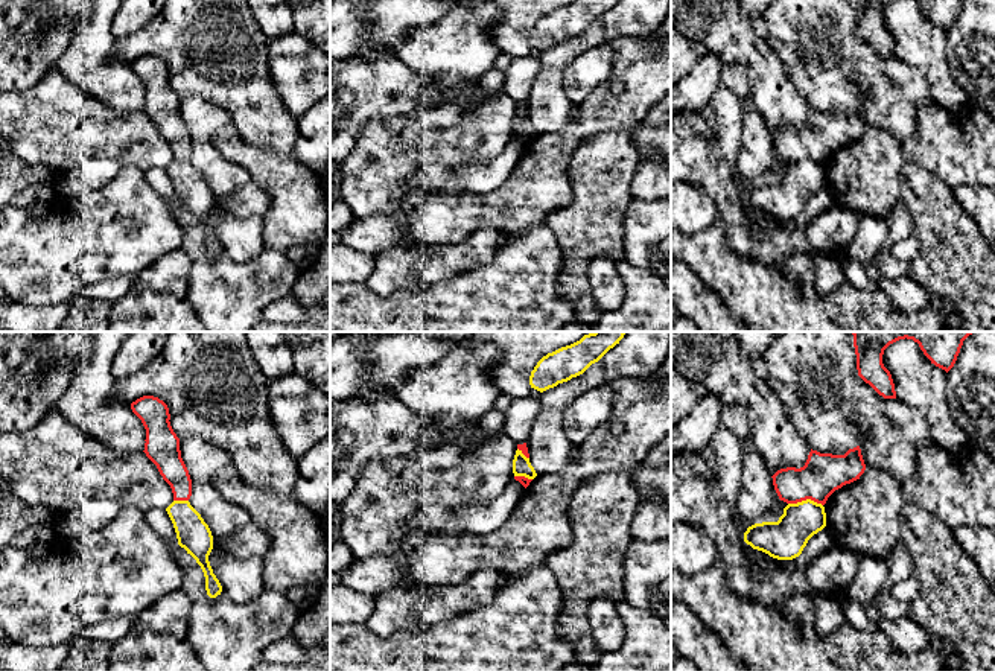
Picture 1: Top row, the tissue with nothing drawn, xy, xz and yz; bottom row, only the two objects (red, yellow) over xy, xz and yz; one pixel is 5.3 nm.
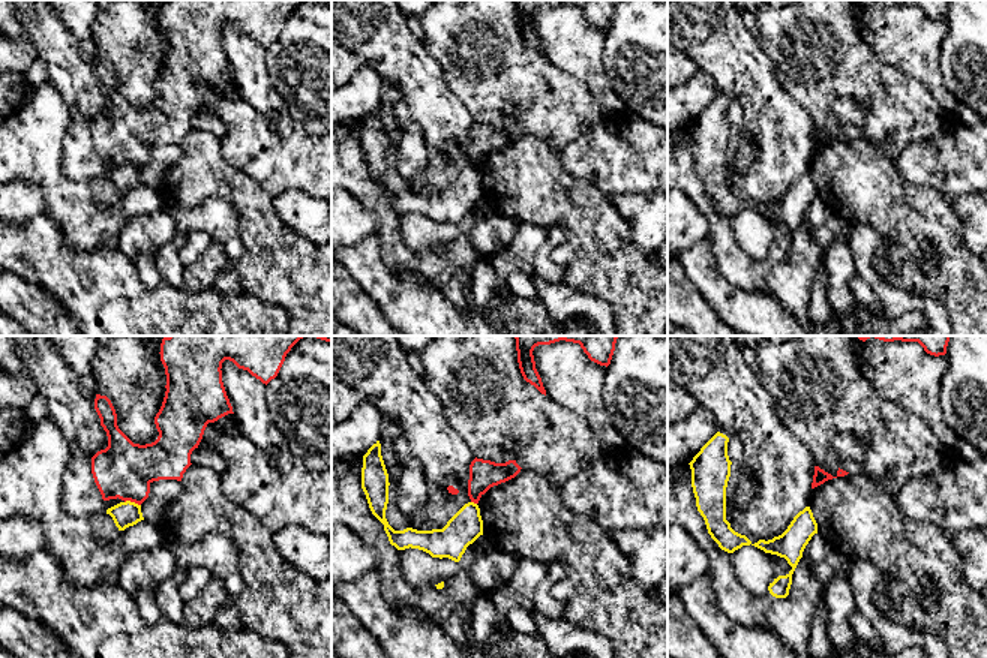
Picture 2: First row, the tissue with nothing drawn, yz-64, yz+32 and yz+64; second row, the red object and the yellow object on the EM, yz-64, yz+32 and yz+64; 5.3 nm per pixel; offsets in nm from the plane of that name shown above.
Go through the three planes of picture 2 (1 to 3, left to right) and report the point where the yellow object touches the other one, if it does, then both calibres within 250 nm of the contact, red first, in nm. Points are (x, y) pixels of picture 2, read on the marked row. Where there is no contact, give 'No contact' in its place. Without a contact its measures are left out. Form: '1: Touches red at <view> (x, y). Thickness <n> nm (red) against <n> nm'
1: Touches red at yz-64 (132, 501). Thickness 300 nm (red) against 140 nm
2: Touches red at yz+32 (474, 502). Thickness 160 nm (red) against 180 nm
3: No contact

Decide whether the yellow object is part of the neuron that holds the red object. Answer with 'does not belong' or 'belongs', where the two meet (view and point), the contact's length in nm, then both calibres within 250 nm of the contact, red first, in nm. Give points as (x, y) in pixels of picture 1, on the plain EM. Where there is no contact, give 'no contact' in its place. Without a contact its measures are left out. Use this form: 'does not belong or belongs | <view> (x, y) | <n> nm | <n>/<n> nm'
does not belong | yz (805, 159) | 180 nm | 220/220 nm

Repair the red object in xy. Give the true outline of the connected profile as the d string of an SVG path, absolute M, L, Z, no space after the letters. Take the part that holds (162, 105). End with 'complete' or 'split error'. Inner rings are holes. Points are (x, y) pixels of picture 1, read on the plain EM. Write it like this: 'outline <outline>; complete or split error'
outline M143 55L131 62L131 68L146 88L143 111L170 145L173 160L189 160L192 155L192 138L181 117L180 97L169 81L167 64L158 56Z; complete

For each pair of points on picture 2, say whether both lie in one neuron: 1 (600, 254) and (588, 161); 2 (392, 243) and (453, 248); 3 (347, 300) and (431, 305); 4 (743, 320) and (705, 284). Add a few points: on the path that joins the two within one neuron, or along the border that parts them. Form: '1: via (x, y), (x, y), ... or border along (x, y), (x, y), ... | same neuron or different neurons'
1: border along (561, 164), (569, 173), (596, 185), (609, 197) | different neurons
2: via (407, 258), (410, 261), (438, 261) | same neuron
3: border along (351, 275), (389, 320) | different neurons
4: via (734, 311), (714, 291) | same neuron

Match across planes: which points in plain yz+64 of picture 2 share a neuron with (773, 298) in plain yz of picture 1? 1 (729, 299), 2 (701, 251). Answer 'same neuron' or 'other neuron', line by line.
1: same neuron
2: same neuron

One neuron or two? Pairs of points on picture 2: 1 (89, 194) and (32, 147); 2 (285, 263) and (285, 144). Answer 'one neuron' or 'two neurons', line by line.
1: one neuron
2: two neurons

